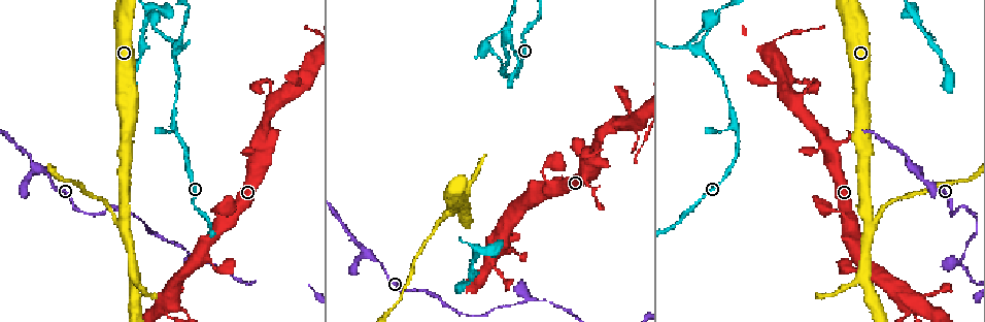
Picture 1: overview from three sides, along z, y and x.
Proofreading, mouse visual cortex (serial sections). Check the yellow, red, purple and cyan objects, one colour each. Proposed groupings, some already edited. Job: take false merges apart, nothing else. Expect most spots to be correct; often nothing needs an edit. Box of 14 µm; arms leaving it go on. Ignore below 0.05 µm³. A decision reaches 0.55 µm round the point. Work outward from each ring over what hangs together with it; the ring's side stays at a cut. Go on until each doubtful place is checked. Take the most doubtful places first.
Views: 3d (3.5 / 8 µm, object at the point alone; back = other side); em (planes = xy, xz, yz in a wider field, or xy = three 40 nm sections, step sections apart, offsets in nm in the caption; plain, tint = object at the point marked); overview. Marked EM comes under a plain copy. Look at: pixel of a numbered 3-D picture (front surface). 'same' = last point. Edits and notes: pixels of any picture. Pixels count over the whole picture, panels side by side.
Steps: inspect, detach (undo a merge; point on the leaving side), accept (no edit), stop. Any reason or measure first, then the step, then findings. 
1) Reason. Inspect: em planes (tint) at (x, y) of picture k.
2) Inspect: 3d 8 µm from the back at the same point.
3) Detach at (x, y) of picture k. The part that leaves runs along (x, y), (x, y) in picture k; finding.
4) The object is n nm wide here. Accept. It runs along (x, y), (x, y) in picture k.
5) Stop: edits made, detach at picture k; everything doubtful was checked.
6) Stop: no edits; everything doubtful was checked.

Branch point. Inspect: 3d 8 µm at (732, 125) of picture 1.

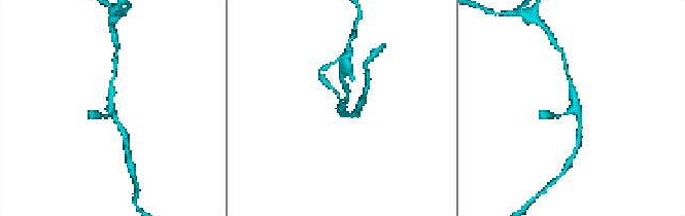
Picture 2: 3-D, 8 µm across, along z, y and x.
Inspect: em xy step 5 (tint) at (112, 106) of picture 2.

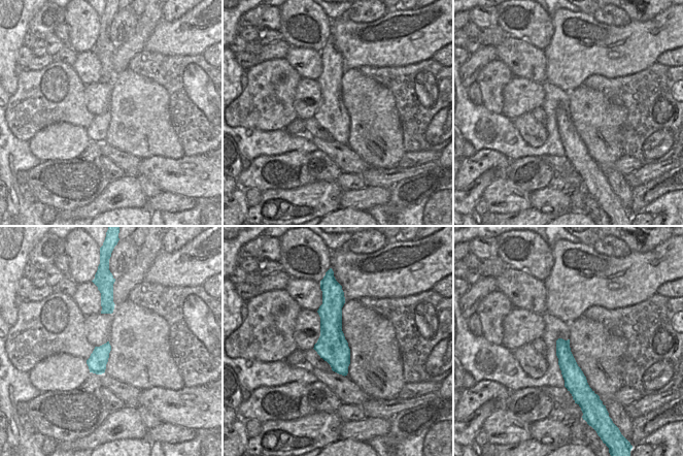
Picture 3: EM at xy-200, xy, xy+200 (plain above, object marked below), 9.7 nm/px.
The object is 300 nm wide here. Accept. It runs along (125, 133), (111, 108), (113, 77) in picture 2; continuous, no second cell.

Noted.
Small branch off a trunk. Inspect: 3d 3.5 µm at (961, 260) of picture 1.

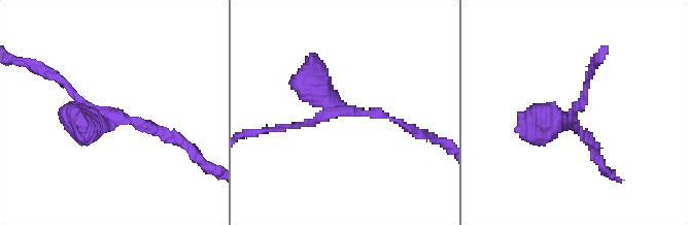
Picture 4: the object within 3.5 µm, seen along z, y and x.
3 arms meet here; the arms are 100, 100, 400 nm wide. Inspect: em xy step 2 (tint) at (328, 114) of picture 4.

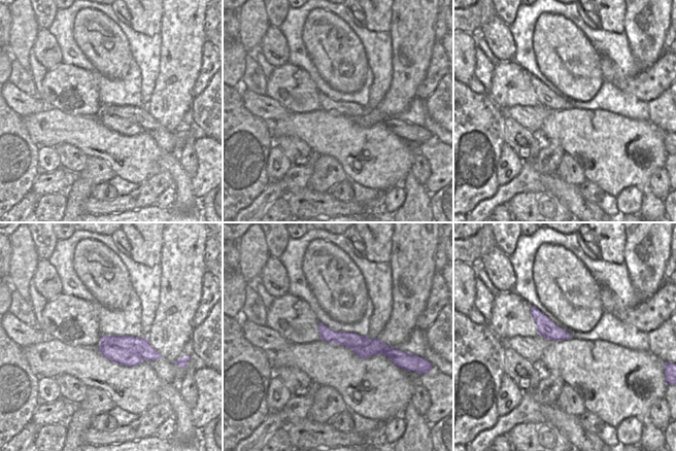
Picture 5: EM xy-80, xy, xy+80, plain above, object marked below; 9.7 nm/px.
Accept. It runs along (589, 72), (576, 110), (520, 133) in picture 4; one cell here.

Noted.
Four or more arms meet. Inspect: 3d 3.5 µm at (506, 39) of picture 1.

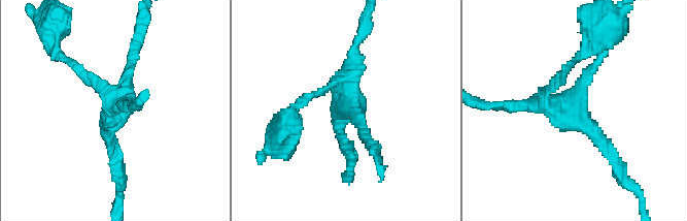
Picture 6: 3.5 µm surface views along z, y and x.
4 arms meet here; the arms are 150, 150, 200, 200 nm wide; shape alone is not enough. Inspect: em planes (tint) at (346, 106) of picture 6.

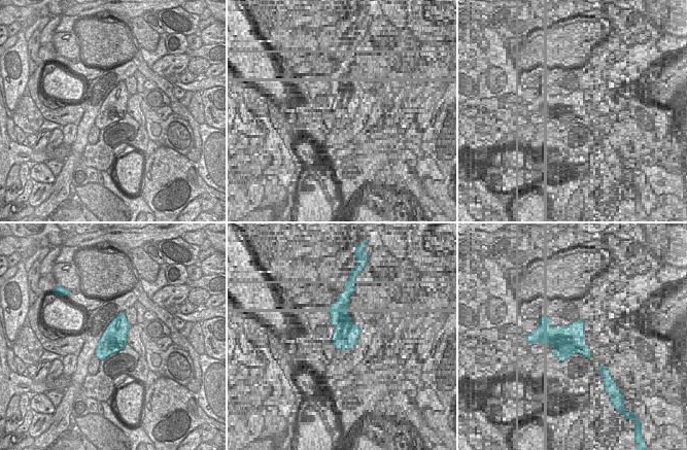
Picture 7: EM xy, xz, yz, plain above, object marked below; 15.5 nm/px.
Accept. One cell here.

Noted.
Thick turns thin. Inspect: 3d 3.5 µm at (182, 31) of picture 1.

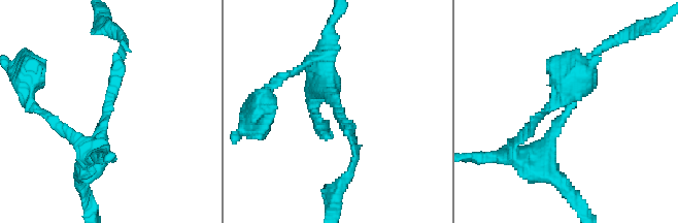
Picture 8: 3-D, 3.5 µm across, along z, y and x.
The arms are 100, 300 nm wide; need the tissue. Inspect: em xy step 2 (tint) at (334, 110) of picture 8.

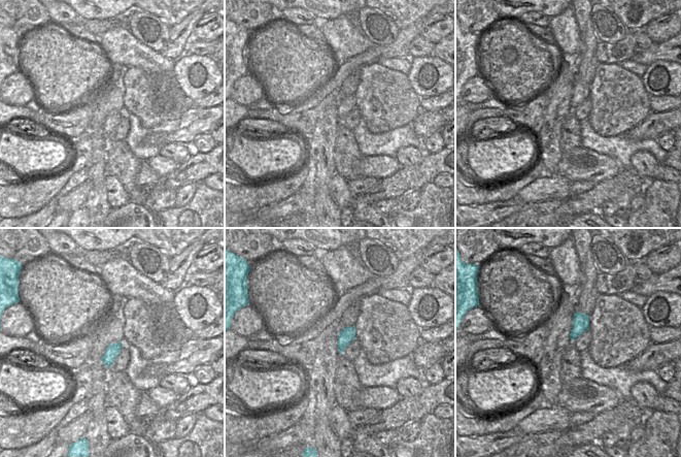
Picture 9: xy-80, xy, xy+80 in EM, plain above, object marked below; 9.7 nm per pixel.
Accept. It runs along (550, 169), (544, 147), (595, 55) in picture 8; one cell here.

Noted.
Three-way junction. Inspect: 3d 8 µm at (124, 221) of picture 1.

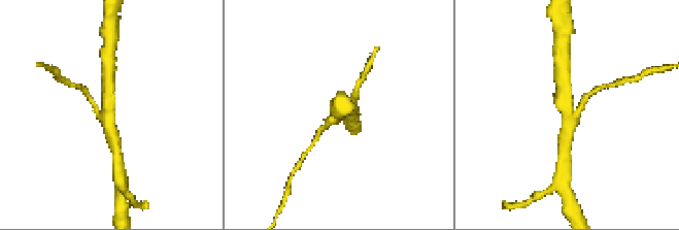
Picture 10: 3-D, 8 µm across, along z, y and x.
Inspect: 3d 3.5 µm at (569, 114) of picture 10.

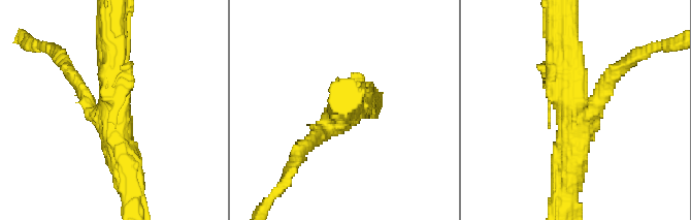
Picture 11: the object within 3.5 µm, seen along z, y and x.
3 arms meet here; the arms are 200, 400, 450 nm wide. Inspect: em planes (tint) at (578, 111) of picture 11.

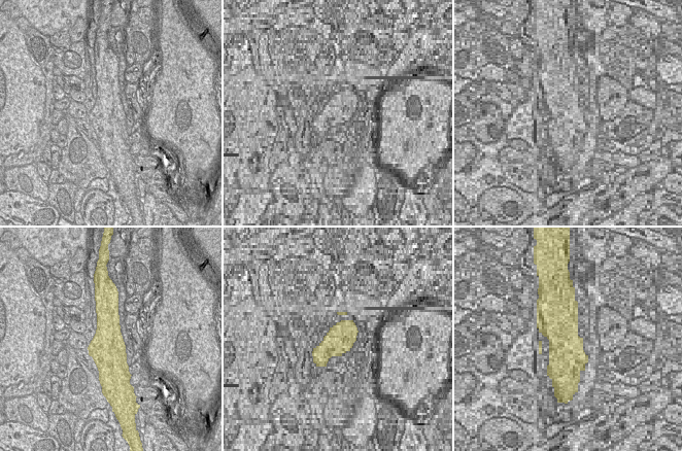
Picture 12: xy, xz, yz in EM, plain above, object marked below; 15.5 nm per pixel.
Accept. It runs along (112, 44), (109, 112), (132, 175) in picture 11; one cell here.

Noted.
Stop: no edits; everything doubtful was checked.

